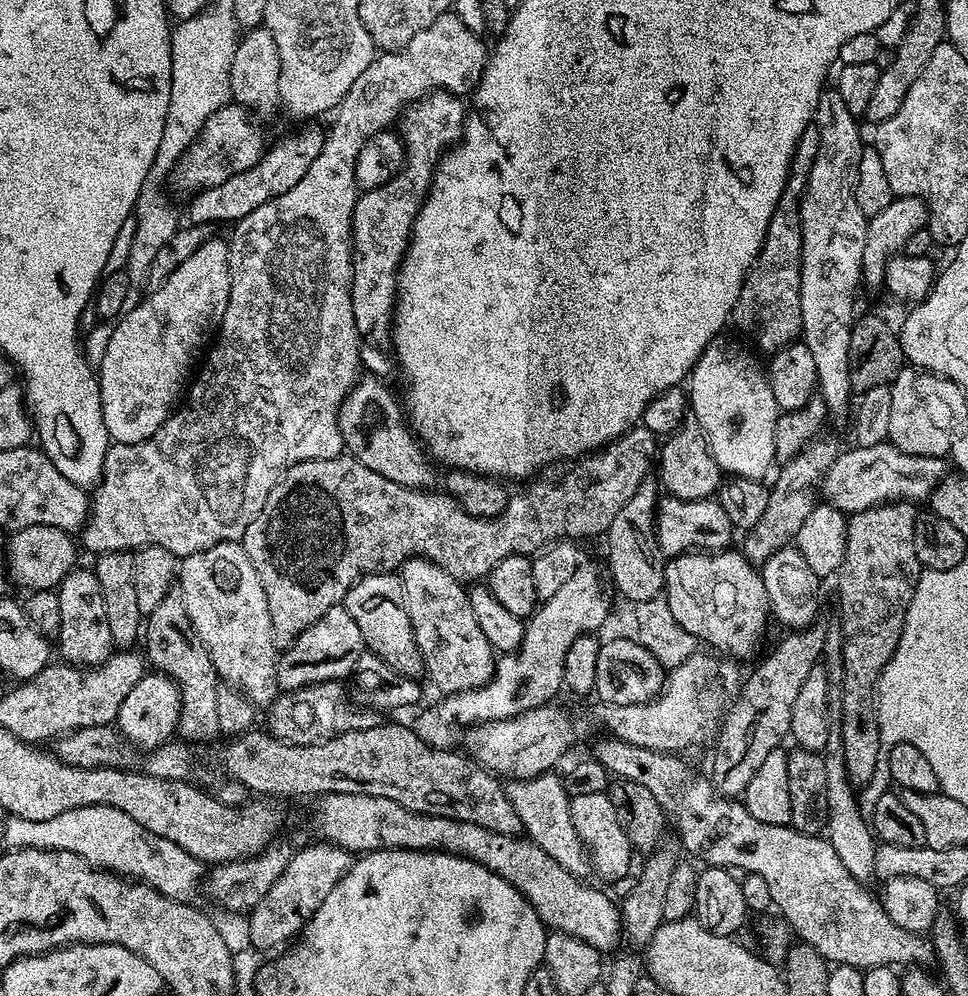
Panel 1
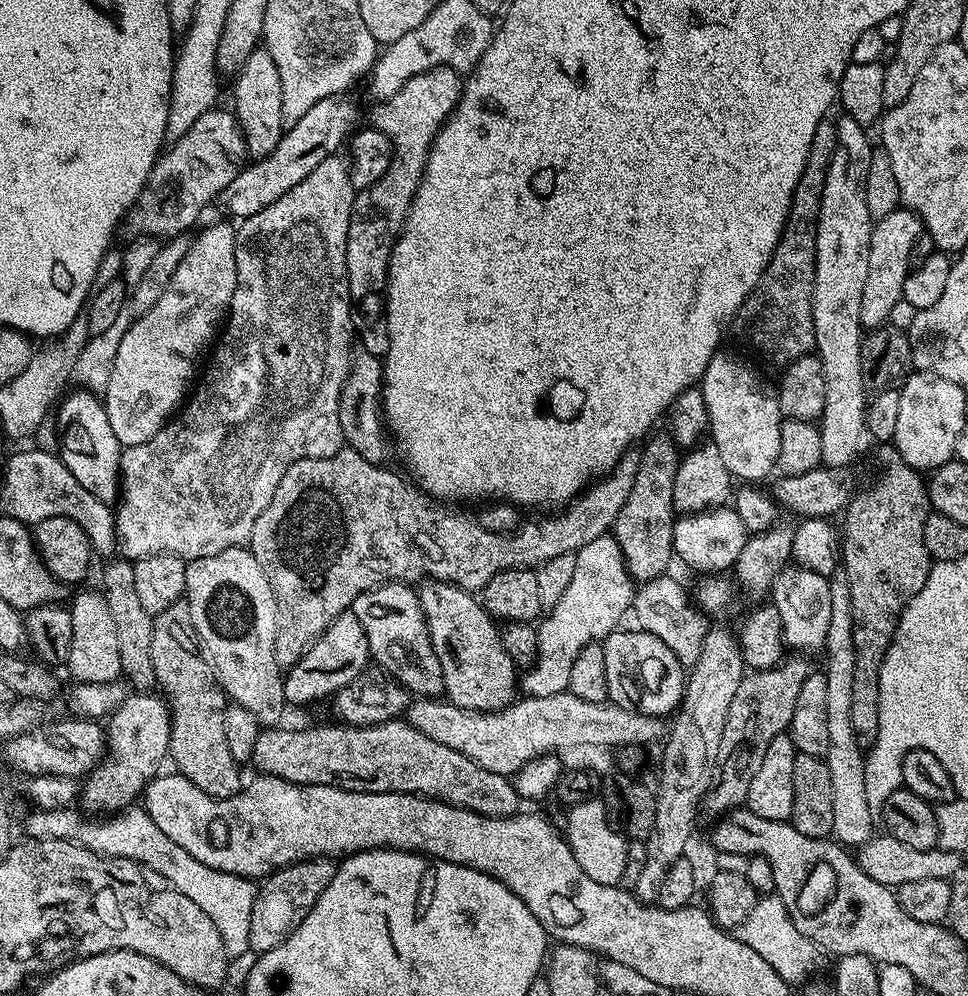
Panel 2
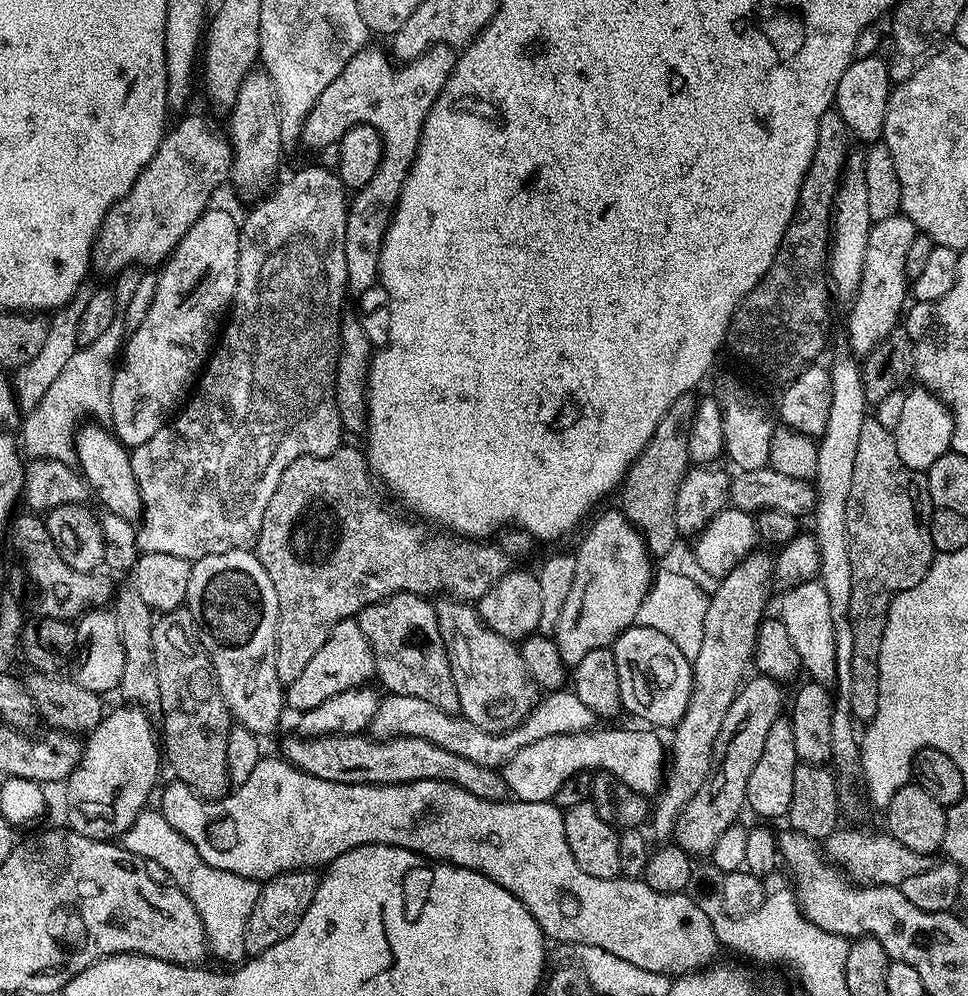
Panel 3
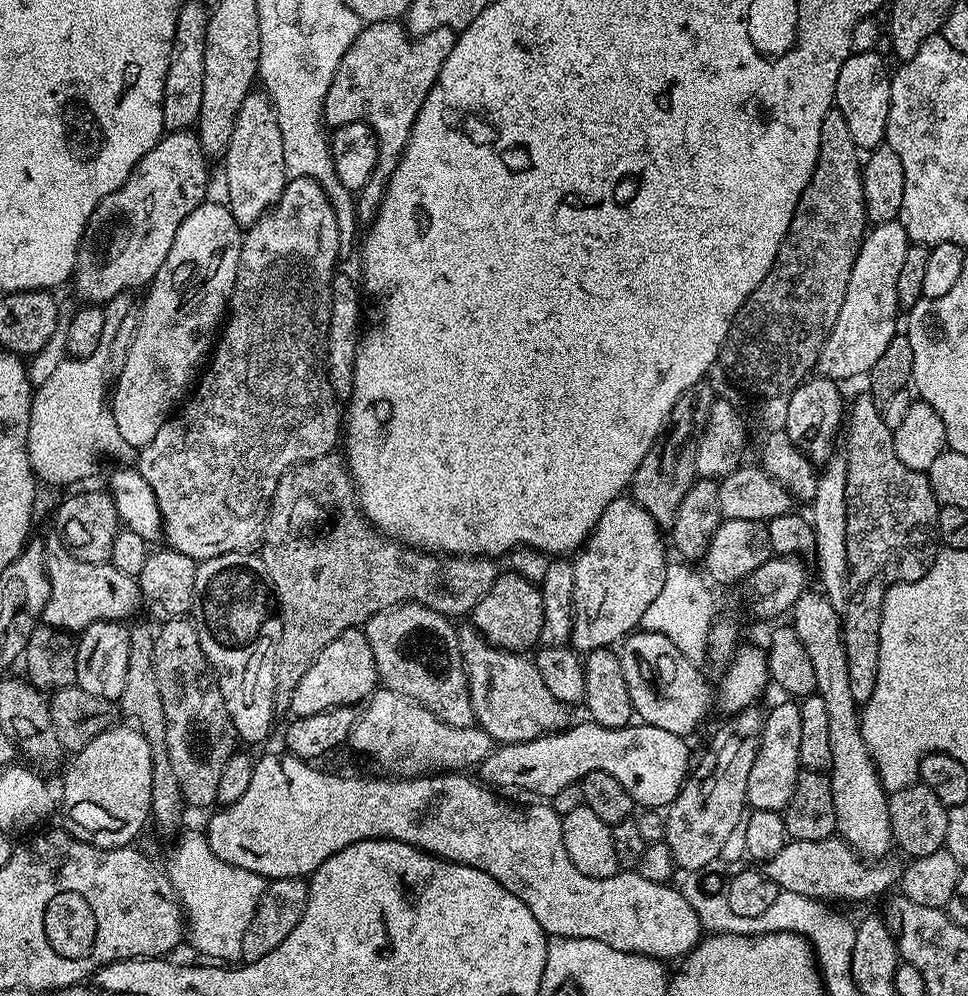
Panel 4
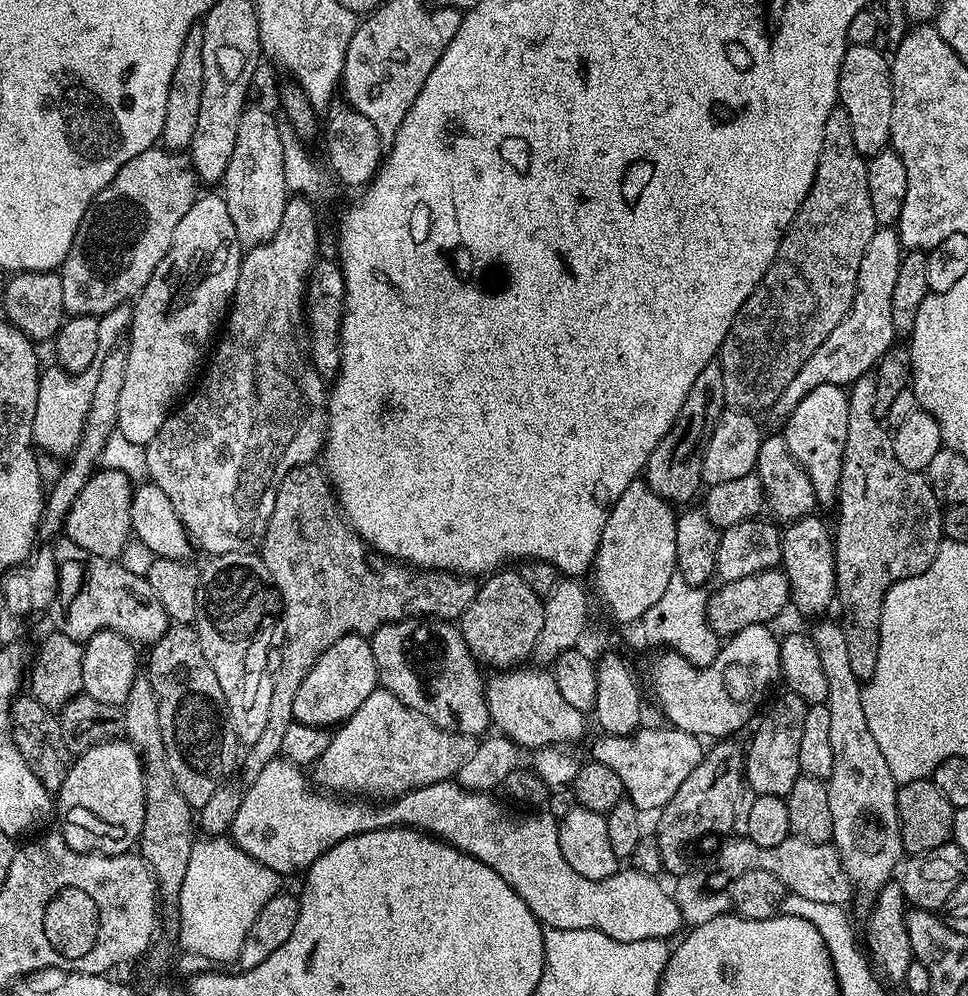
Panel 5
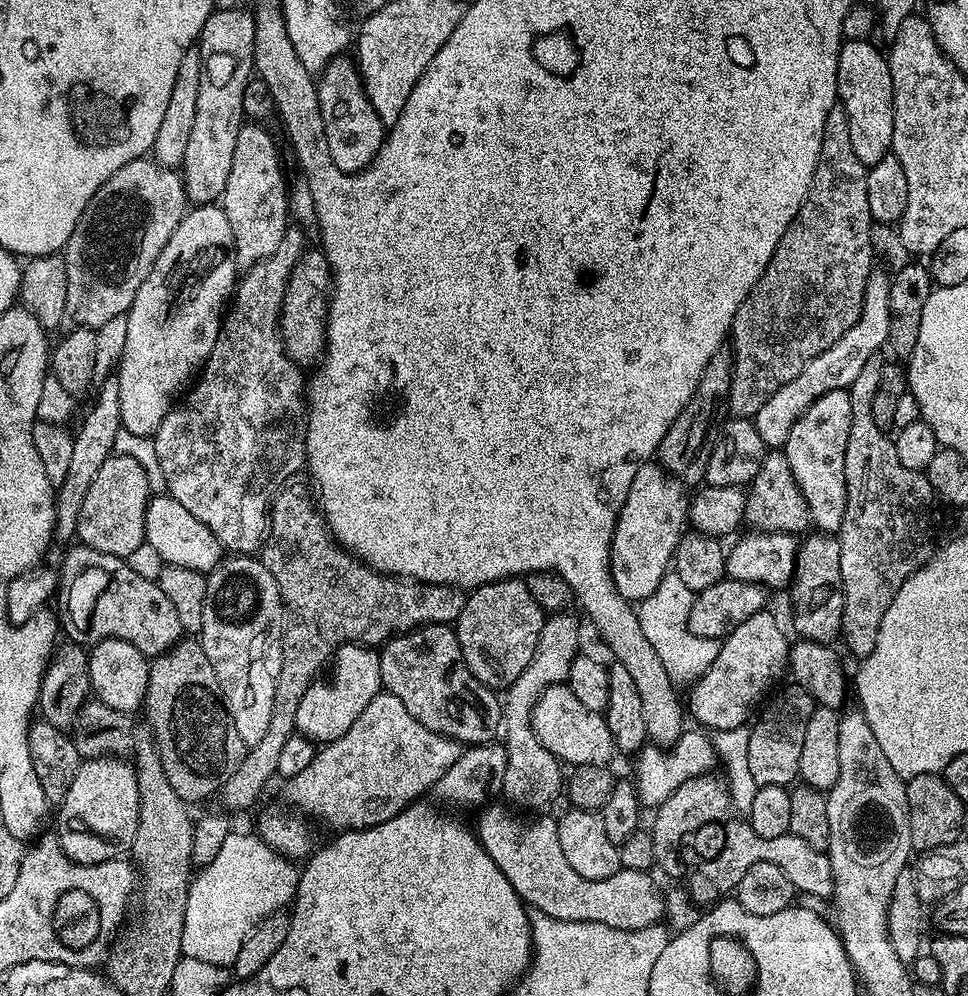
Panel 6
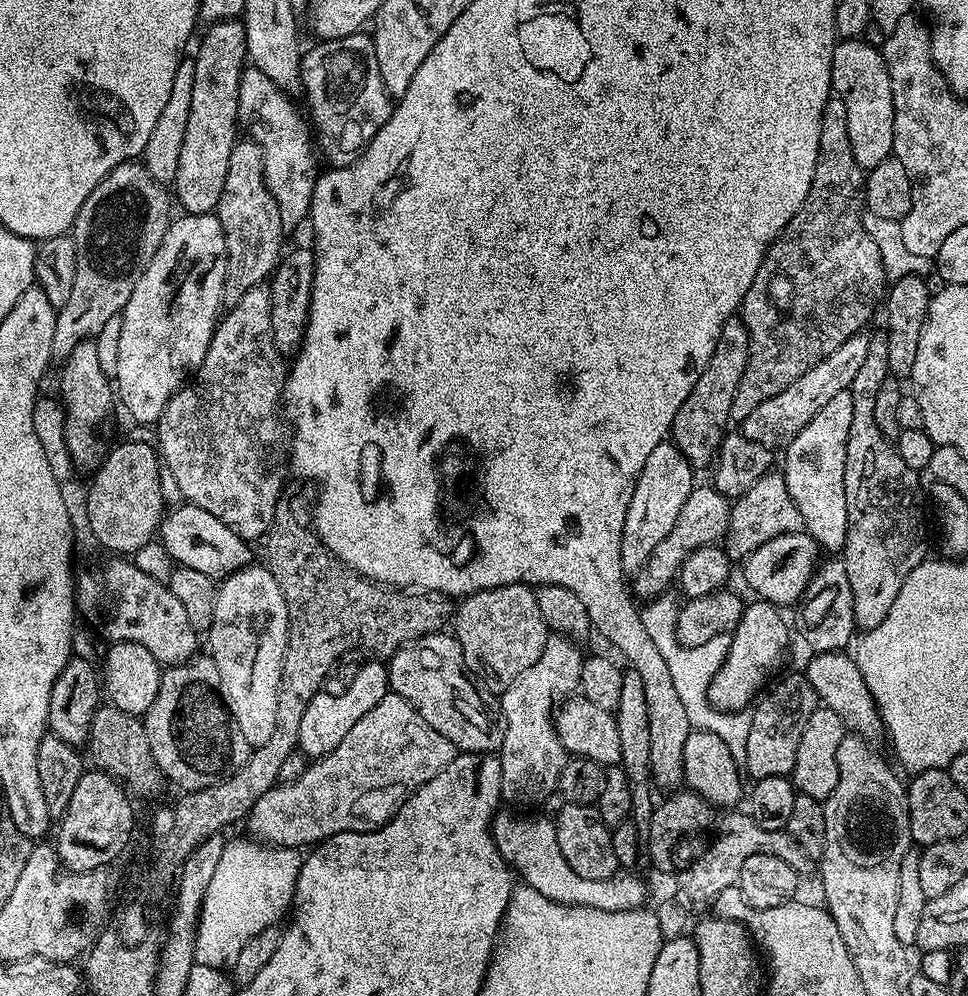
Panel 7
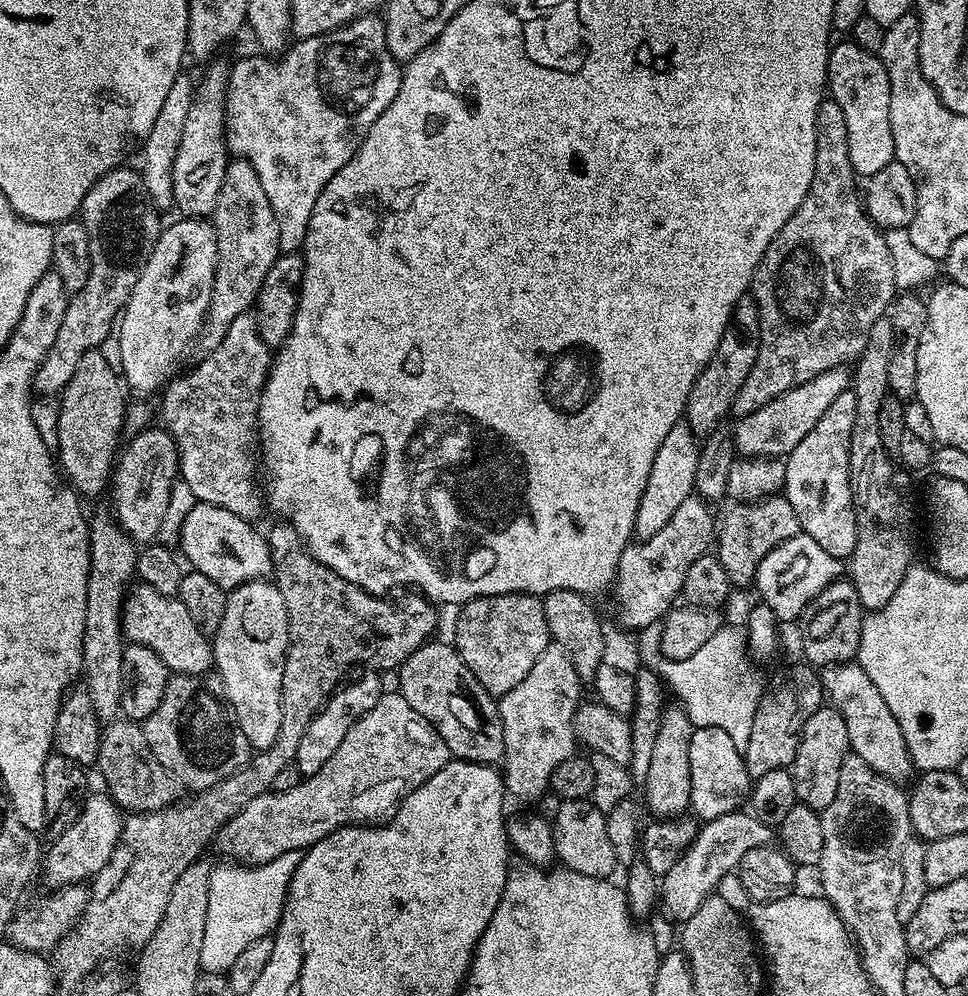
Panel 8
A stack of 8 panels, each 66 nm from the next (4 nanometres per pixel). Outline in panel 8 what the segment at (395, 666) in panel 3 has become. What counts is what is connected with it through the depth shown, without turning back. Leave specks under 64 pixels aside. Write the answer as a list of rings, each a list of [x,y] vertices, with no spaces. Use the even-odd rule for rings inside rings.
[[[433,638],[424,644],[414,654],[410,654],[404,659],[404,663],[398,669],[400,675],[400,685],[398,691],[401,696],[426,718],[438,730],[442,742],[446,742],[449,753],[457,761],[470,764],[490,764],[499,765],[504,759],[504,735],[502,734],[502,718],[497,701],[484,689],[470,674],[466,662],[457,654],[455,647],[451,643],[443,644],[439,638]]]

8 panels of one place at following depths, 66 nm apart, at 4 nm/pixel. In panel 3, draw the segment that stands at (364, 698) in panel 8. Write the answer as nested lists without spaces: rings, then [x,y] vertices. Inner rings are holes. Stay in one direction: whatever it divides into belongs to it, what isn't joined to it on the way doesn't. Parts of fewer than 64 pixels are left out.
[[[359,619],[343,620],[330,630],[330,638],[322,642],[322,647],[314,658],[303,668],[302,674],[294,678],[292,684],[286,688],[286,704],[293,713],[299,714],[306,710],[314,710],[326,698],[334,698],[334,694],[342,694],[342,690],[358,688],[369,683],[373,679],[376,670],[374,654],[370,650],[370,642],[366,634],[362,634],[362,626]]]

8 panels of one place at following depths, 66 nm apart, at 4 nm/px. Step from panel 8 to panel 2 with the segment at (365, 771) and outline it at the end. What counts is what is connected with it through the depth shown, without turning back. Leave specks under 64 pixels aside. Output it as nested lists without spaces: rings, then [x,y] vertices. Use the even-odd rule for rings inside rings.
[[[566,691],[550,694],[546,698],[524,696],[499,712],[467,712],[464,708],[449,704],[444,698],[416,698],[408,705],[406,719],[409,724],[422,730],[426,738],[434,738],[434,742],[442,742],[442,746],[450,746],[450,750],[466,754],[466,758],[478,762],[478,766],[483,766],[485,770],[494,770],[494,774],[512,778],[531,760],[540,760],[551,752],[564,752],[567,748],[588,748],[591,744],[620,750],[627,746],[652,744],[665,735],[666,724],[661,717],[647,716],[635,708],[612,703],[586,702],[586,698],[578,698],[572,692]]]

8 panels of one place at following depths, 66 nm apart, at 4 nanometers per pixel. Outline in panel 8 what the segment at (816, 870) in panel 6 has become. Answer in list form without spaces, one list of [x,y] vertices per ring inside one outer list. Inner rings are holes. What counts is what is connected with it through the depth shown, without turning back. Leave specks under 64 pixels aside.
[[[748,810],[726,813],[720,818],[703,821],[692,844],[684,849],[678,862],[674,862],[674,866],[670,866],[670,870],[659,881],[658,904],[664,907],[661,908],[663,915],[673,922],[694,918],[694,914],[698,914],[698,906],[702,906],[702,902],[719,889],[722,878],[735,873],[742,862],[742,854],[754,850],[754,846],[772,844],[773,840],[773,829],[758,822],[758,818],[754,818]]]

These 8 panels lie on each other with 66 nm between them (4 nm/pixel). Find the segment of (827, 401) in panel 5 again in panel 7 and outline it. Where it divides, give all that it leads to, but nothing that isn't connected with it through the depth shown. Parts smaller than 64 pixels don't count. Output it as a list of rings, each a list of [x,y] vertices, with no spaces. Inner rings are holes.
[[[851,391],[836,395],[831,402],[826,402],[802,430],[798,430],[798,438],[790,442],[783,453],[784,481],[790,490],[790,498],[794,498],[794,506],[798,506],[798,514],[802,514],[804,531],[812,537],[821,549],[828,554],[836,554],[841,551],[846,542],[848,533],[848,515],[846,514],[846,438],[850,438],[850,422],[854,419],[854,398]]]

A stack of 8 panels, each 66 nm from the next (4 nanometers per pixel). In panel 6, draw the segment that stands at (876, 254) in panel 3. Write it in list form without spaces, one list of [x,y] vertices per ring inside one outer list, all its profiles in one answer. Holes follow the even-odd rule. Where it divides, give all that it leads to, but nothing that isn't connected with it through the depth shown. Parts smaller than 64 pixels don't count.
[[[873,270],[870,274],[866,282],[864,305],[858,322],[854,322],[854,326],[850,326],[850,330],[846,330],[846,334],[842,334],[842,338],[838,338],[838,342],[834,342],[830,350],[822,350],[818,358],[806,362],[798,378],[790,378],[790,382],[786,382],[782,390],[766,398],[762,410],[758,410],[754,418],[758,435],[761,436],[765,449],[783,449],[786,438],[790,438],[790,430],[794,430],[794,422],[798,422],[798,418],[806,414],[808,407],[818,398],[822,398],[822,394],[830,394],[830,390],[847,390],[854,382],[854,378],[858,378],[862,366],[866,366],[866,362],[870,362],[870,358],[877,355],[887,345],[890,330],[890,282],[892,278],[887,271],[884,272]]]

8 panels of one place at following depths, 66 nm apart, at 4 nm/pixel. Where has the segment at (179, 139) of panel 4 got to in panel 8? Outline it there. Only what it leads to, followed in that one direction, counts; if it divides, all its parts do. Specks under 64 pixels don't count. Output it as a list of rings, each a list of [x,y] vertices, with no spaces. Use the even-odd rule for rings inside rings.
[[[135,167],[112,168],[94,182],[80,204],[79,219],[88,229],[92,265],[86,278],[86,286],[78,290],[68,301],[66,318],[58,329],[54,346],[44,355],[38,366],[32,387],[37,393],[55,397],[74,378],[74,369],[82,354],[100,348],[104,339],[112,336],[112,323],[123,313],[134,290],[134,282],[142,274],[162,231],[161,213],[152,205],[148,191]]]

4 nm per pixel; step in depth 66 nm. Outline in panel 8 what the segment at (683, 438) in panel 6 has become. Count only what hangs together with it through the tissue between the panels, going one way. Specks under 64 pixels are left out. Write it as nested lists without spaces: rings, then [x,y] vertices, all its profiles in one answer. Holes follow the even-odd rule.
[[[745,294],[732,308],[732,318],[729,320],[728,325],[724,327],[724,333],[710,358],[710,362],[706,362],[706,366],[698,374],[698,378],[688,395],[688,401],[684,404],[683,419],[688,423],[690,430],[697,438],[708,436],[714,429],[721,427],[725,423],[724,415],[727,417],[731,413],[732,403],[738,398],[738,390],[742,390],[742,382],[746,382],[746,374],[750,374],[750,370],[758,358],[759,349],[760,315],[758,314],[758,306],[751,295]]]

